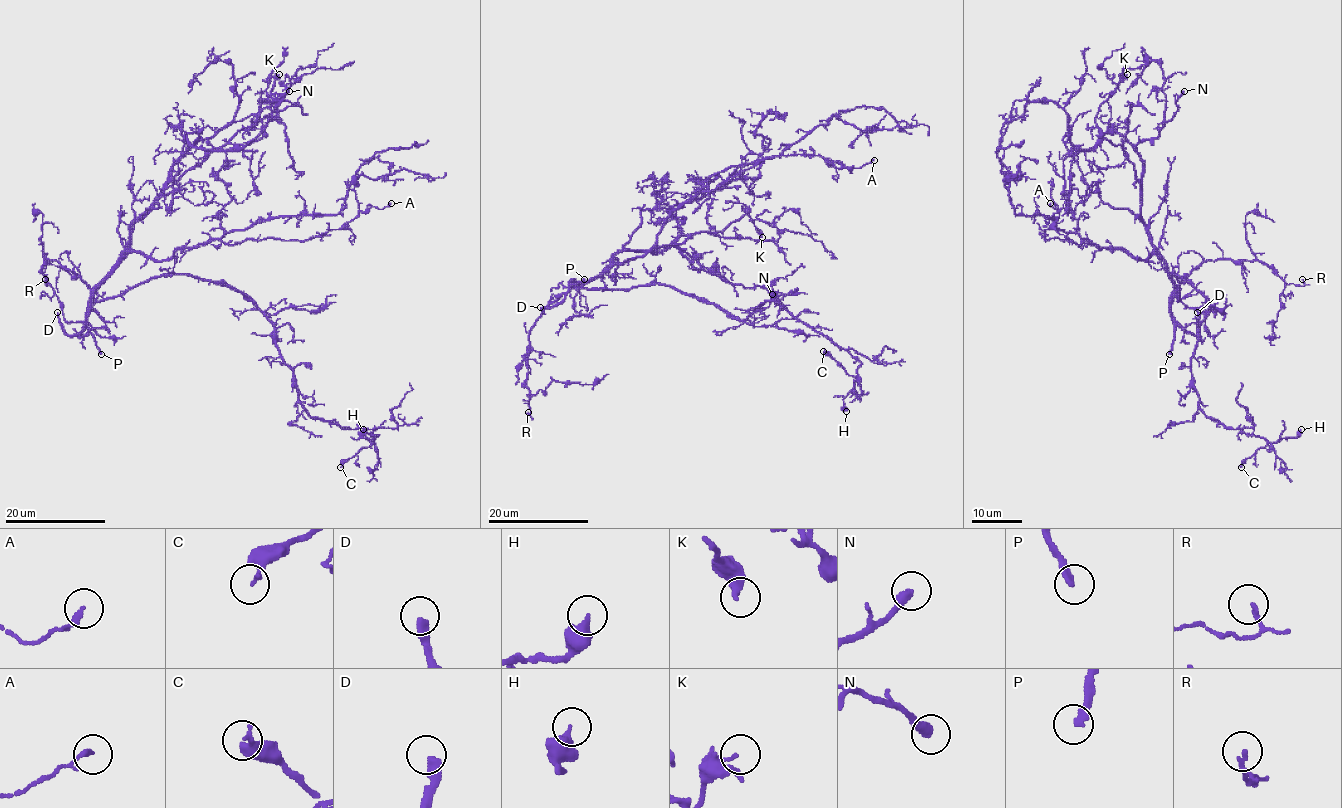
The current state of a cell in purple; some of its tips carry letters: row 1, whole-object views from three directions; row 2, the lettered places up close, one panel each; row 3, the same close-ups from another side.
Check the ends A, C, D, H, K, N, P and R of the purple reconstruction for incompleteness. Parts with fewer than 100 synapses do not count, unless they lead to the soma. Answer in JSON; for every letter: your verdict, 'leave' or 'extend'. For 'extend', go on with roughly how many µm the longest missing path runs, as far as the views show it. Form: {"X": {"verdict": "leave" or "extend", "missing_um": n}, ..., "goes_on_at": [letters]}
{"A": {"verdict": "leave"}, "C": {"verdict": "leave"}, "D": {"verdict": "extend", "missing_um": 110}, "H": {"verdict": "leave"}, "K": {"verdict": "leave"}, "N": {"verdict": "leave"}, "P": {"verdict": "extend", "missing_um": 100}, "R": {"verdict": "leave"}, "goes_on_at": ["D", "P"]}

